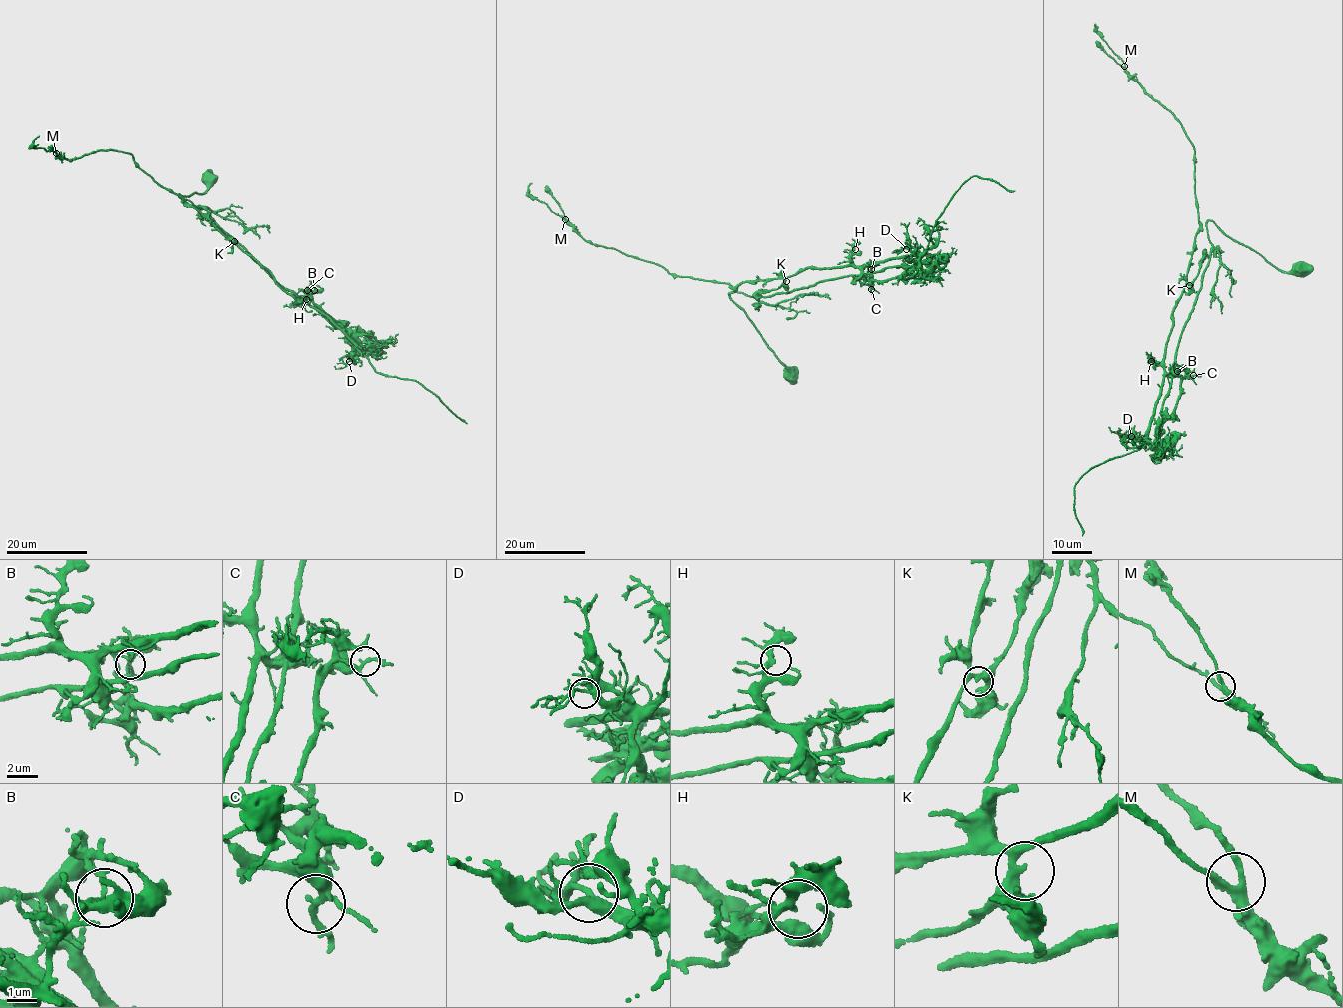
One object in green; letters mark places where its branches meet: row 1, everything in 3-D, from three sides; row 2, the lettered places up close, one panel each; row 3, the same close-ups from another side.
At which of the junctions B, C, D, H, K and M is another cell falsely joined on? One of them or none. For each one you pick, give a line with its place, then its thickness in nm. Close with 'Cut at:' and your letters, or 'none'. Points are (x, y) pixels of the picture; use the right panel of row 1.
B: Place: (1177, 371). Thickness 110 nm
Cut at: B

